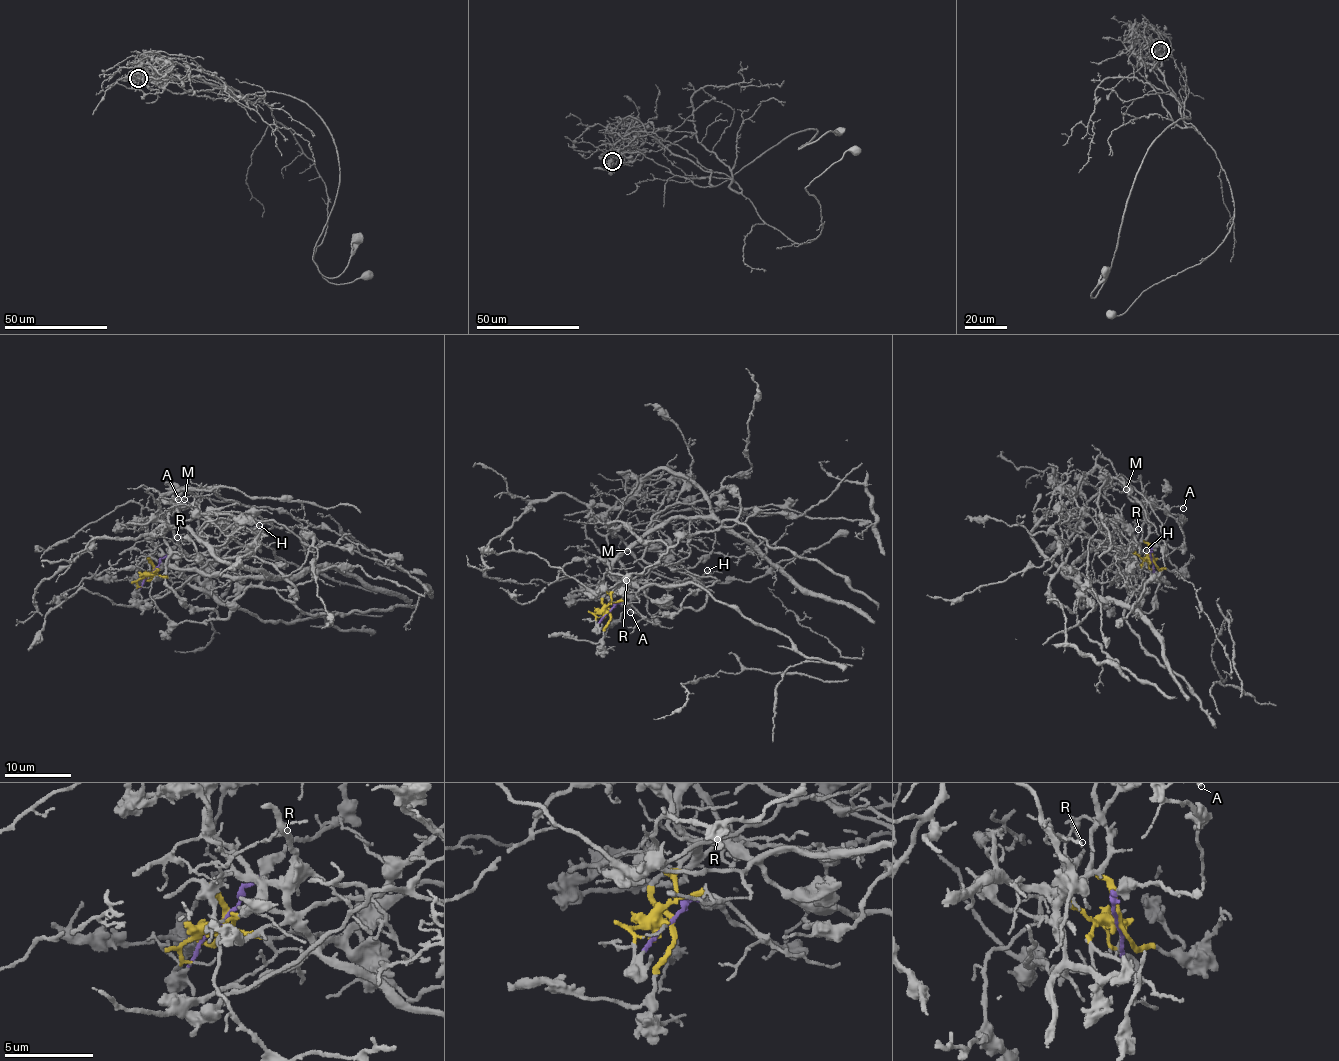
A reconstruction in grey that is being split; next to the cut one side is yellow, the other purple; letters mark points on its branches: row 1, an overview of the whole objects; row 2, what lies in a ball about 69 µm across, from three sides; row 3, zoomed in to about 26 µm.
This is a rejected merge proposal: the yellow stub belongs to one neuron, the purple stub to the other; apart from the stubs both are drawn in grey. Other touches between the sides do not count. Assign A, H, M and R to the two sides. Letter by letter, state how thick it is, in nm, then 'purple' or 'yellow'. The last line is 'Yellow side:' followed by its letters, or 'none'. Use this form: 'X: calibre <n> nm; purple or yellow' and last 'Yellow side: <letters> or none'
A: calibre 150 nm; purple
H: calibre 120 nm; yellow
M: calibre 160 nm; yellow
R: calibre 150 nm; yellow
Yellow side: H, M, R

